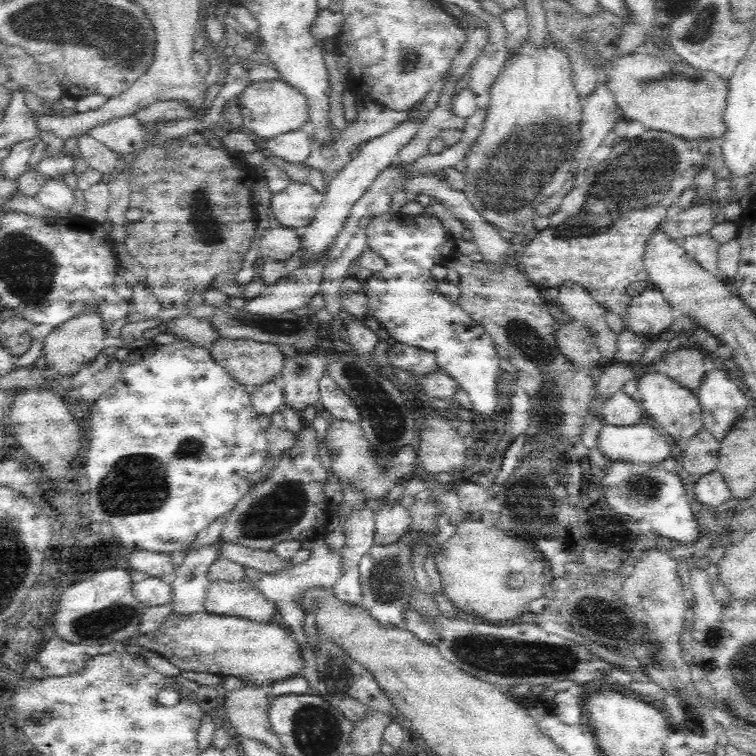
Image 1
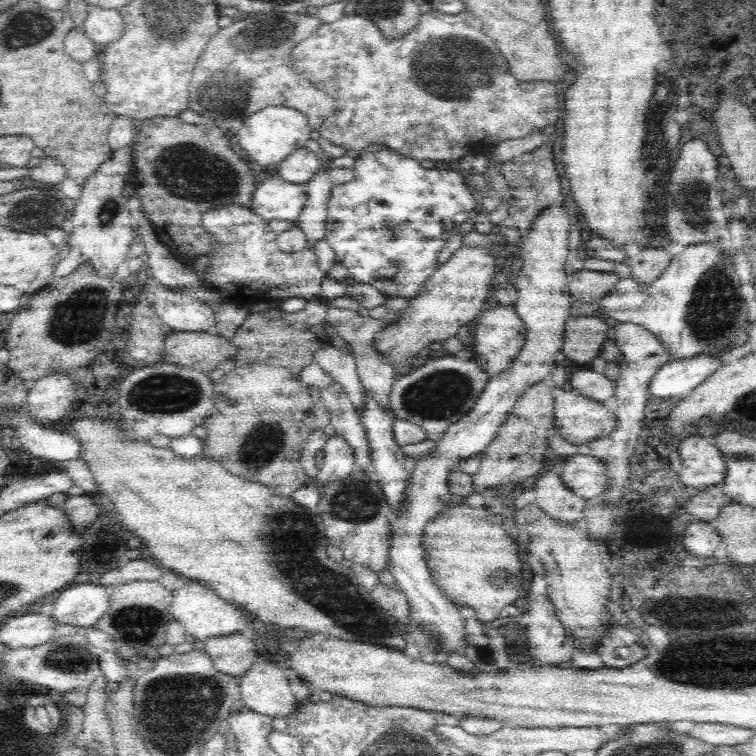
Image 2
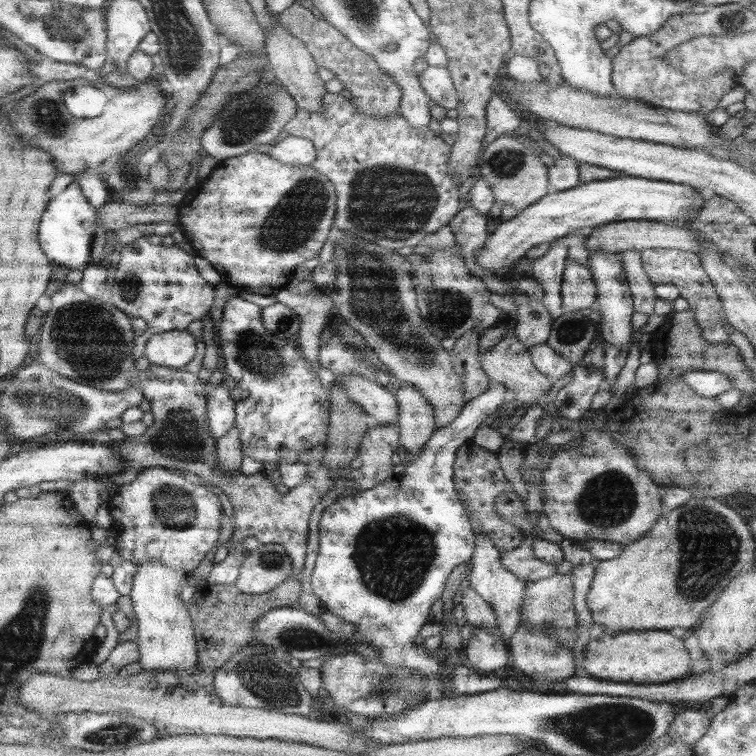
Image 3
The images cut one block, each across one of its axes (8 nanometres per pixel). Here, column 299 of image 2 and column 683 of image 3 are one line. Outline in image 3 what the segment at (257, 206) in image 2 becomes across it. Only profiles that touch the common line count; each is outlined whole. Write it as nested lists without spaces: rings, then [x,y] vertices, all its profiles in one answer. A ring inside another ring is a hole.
[[[624,176],[588,183],[580,183],[575,188],[546,194],[534,205],[528,206],[510,220],[491,228],[490,236],[477,251],[478,266],[494,273],[505,271],[525,256],[532,248],[544,243],[552,243],[575,231],[589,231],[599,224],[615,223],[627,220],[645,220],[659,222],[664,218],[676,220],[680,216],[699,212],[705,204],[700,192],[687,185]]]

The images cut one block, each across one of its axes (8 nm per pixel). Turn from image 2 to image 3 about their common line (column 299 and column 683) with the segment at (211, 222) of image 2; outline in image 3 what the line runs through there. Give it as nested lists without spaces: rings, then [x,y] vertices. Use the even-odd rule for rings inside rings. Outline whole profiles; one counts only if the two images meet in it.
[[[652,248],[641,250],[641,252],[643,268],[650,281],[655,285],[666,283],[678,288],[679,296],[688,301],[698,326],[702,328],[702,336],[712,344],[729,342],[730,334],[733,332],[732,327],[726,321],[720,297],[716,293],[712,281],[708,278],[708,273],[702,267],[700,257],[694,252],[684,252],[684,250],[676,250],[676,248]]]

